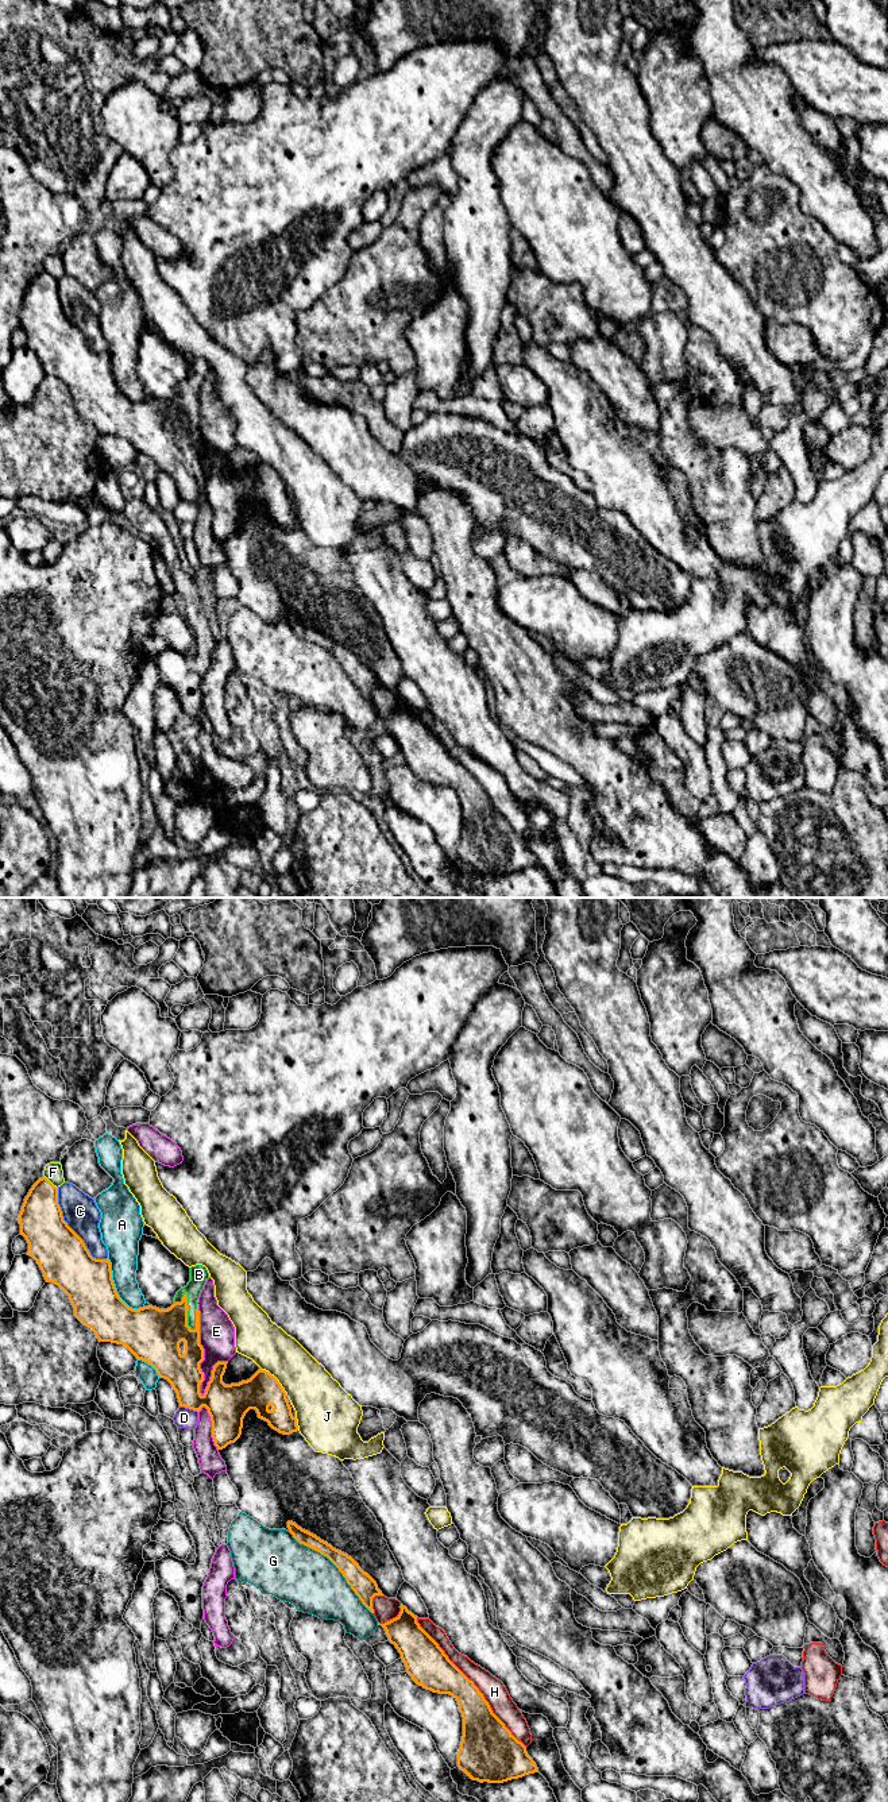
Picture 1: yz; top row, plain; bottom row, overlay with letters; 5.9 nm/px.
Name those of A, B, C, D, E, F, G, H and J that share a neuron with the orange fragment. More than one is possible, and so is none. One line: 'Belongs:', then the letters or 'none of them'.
Belongs: B

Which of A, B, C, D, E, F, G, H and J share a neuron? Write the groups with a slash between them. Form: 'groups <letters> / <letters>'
groups A C / B / D / E / F / G / H / J

